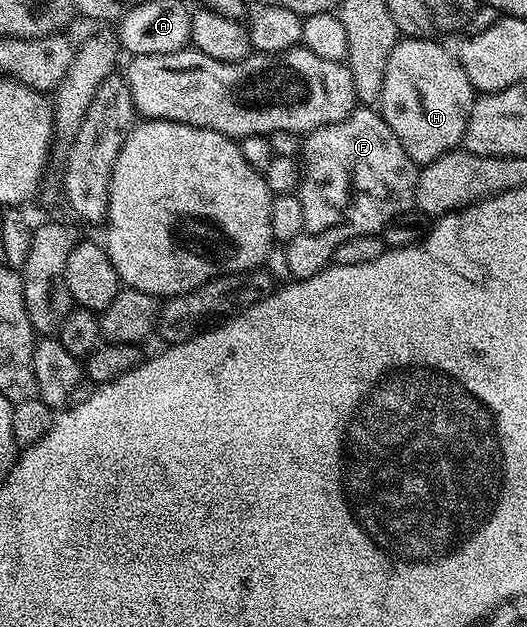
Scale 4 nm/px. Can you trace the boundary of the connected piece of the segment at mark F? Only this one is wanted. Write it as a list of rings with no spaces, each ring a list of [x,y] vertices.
[[[357,107],[339,123],[314,129],[303,141],[303,168],[299,196],[303,203],[303,227],[299,235],[287,243],[287,267],[290,278],[300,279],[315,275],[326,268],[335,255],[335,247],[355,235],[381,233],[391,219],[410,212],[415,205],[415,183],[418,166],[403,151],[403,143],[395,139],[395,131],[387,127],[380,112],[373,107]]]

